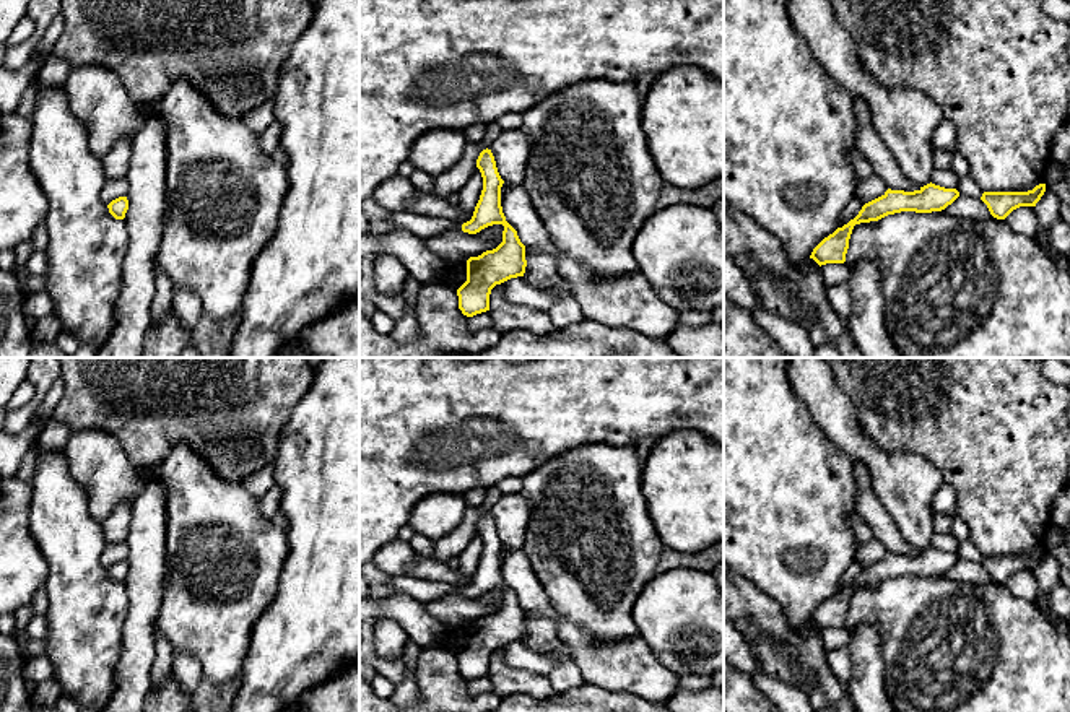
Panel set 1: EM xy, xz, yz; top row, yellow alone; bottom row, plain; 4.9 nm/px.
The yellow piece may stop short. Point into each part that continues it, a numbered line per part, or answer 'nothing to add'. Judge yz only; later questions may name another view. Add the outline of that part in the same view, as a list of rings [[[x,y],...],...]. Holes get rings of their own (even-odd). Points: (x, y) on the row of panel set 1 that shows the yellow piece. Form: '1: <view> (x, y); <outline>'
nothing to add

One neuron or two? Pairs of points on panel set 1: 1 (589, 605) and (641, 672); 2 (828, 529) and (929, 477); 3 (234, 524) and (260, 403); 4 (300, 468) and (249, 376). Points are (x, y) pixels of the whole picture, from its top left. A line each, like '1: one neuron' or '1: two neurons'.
1: two neurons
2: two neurons
3: two neurons
4: two neurons

